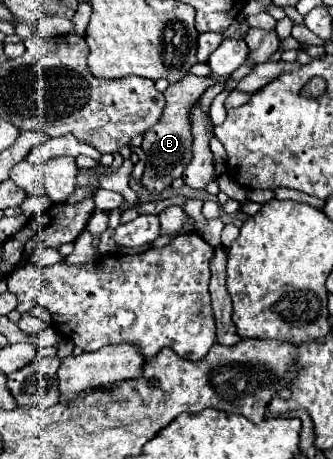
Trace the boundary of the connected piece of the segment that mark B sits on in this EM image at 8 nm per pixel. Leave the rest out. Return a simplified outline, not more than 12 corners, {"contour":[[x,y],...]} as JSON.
{"contour":[[186,75],[144,133],[142,185],[158,195],[192,159],[190,107],[214,85]]}

